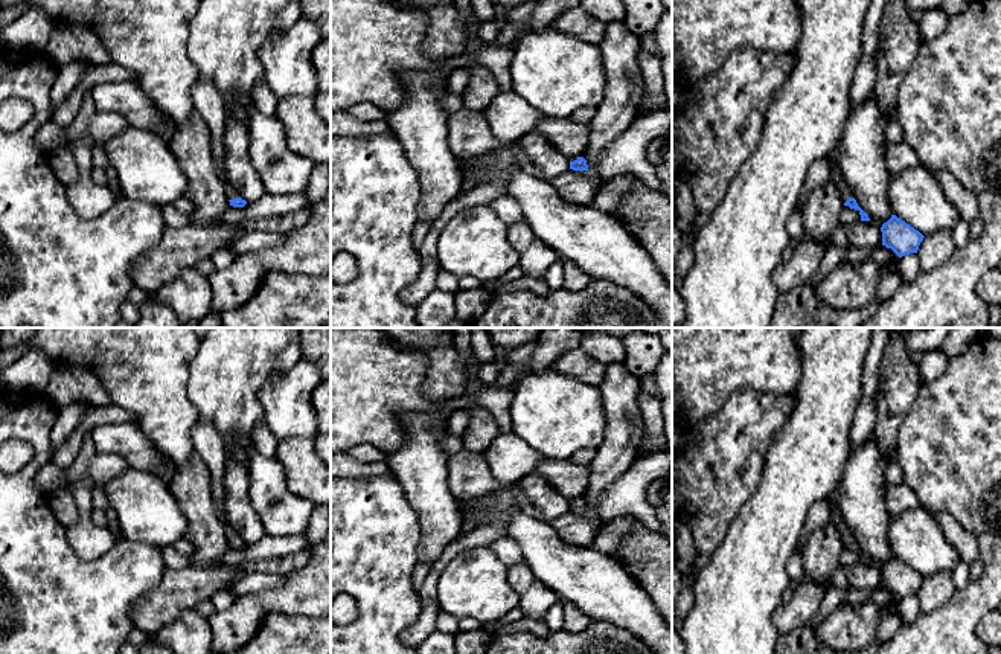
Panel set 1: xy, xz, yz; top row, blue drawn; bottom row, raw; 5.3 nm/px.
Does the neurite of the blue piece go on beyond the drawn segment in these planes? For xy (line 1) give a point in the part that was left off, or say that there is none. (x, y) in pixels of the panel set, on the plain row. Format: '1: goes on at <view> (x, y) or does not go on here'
1: goes on at xy (207, 442)

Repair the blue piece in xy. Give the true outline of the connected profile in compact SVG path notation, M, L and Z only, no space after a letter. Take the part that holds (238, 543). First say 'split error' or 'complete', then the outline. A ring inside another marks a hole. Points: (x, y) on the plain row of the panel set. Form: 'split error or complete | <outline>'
split error | M197 424L192 428L192 442L195 451L201 456L203 462L209 468L213 502L224 523L230 547L244 549L247 543L239 538L239 535L227 523L224 515L222 485L224 485L227 456L221 433L207 424Z

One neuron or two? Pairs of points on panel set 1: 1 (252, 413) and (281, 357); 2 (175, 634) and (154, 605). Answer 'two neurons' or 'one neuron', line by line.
1: one neuron
2: two neurons

